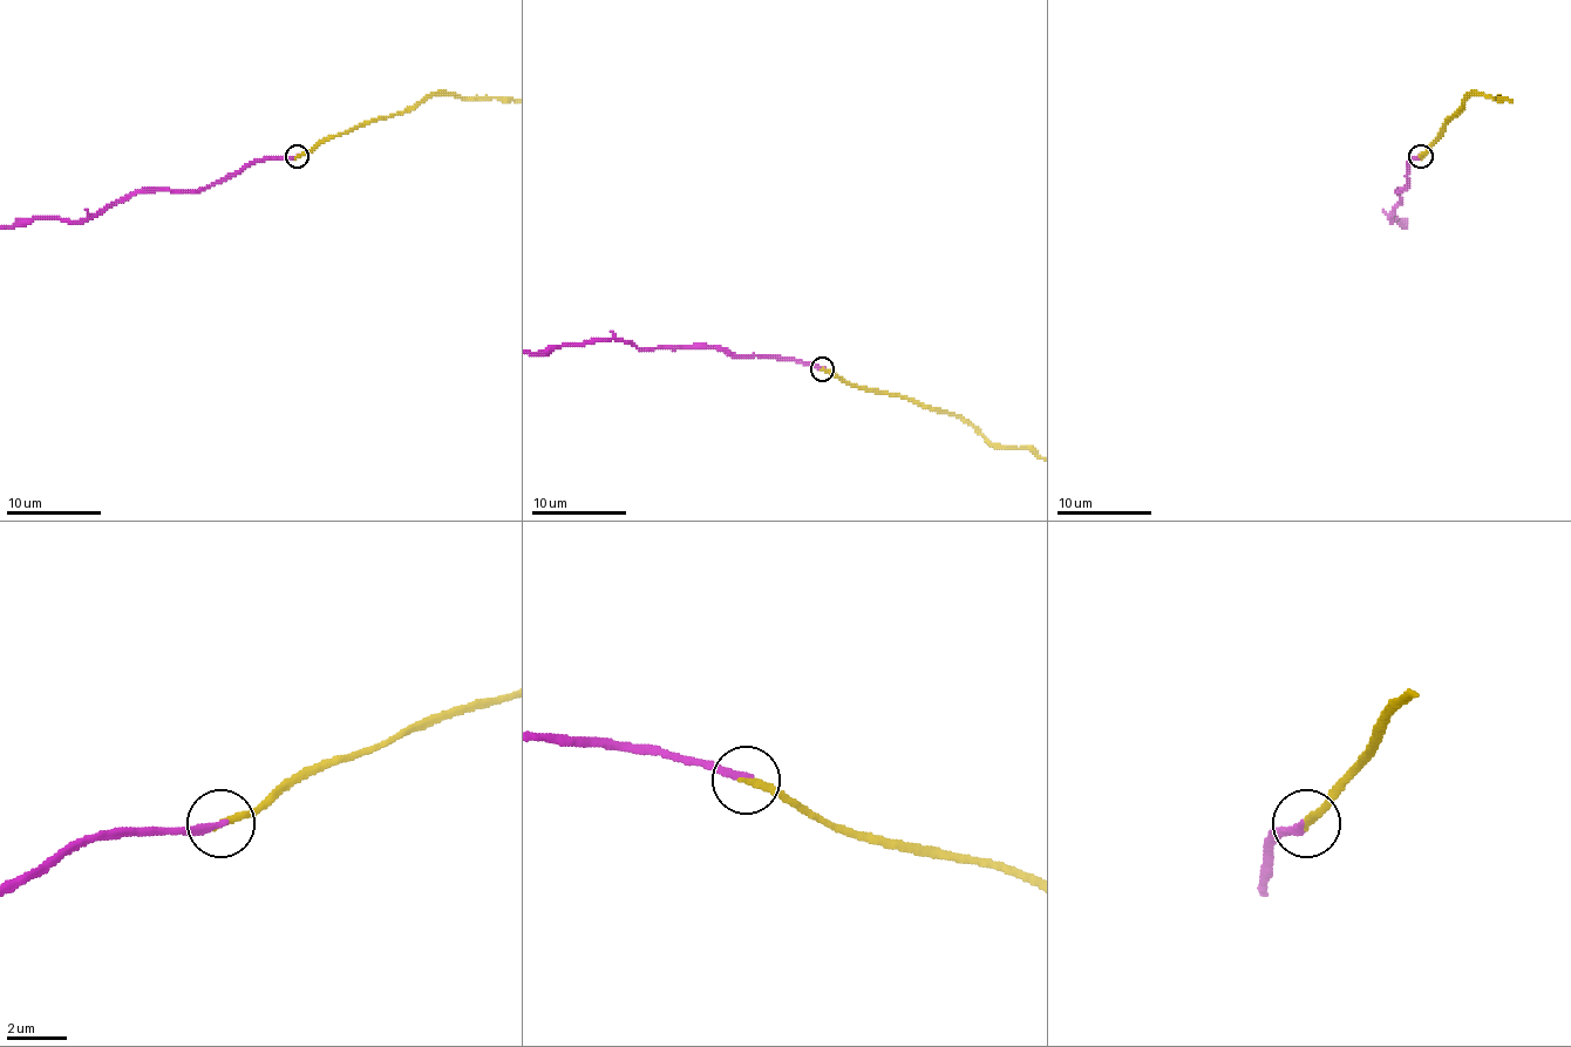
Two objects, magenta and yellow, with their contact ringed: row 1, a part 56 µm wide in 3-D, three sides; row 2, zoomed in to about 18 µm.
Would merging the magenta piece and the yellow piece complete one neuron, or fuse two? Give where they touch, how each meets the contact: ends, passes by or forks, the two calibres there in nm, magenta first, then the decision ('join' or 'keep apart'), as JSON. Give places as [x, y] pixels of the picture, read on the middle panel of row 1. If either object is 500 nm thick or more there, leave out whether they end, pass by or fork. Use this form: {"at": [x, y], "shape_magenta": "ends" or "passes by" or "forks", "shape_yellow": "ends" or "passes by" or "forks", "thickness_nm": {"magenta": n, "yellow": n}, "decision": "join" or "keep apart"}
{"at": [822, 369], "shape_magenta": "ends", "shape_yellow": "ends", "thickness_nm": {"magenta": 220, "yellow": 260}, "decision": "join"}

